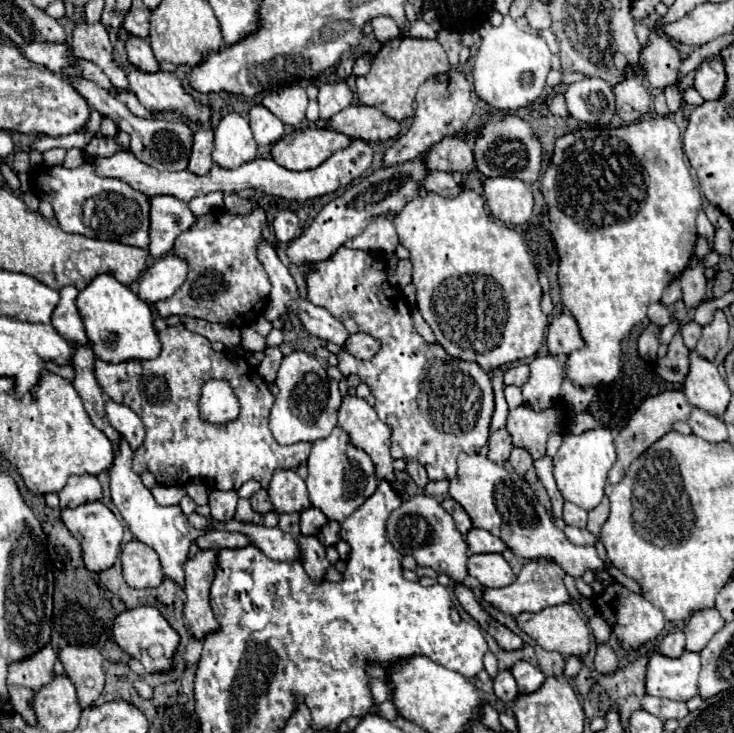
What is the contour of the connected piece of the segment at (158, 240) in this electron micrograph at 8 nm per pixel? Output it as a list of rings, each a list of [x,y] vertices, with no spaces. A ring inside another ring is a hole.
[[[156,195],[150,199],[150,255],[164,257],[172,251],[180,233],[196,223],[188,203],[172,199],[170,195]]]

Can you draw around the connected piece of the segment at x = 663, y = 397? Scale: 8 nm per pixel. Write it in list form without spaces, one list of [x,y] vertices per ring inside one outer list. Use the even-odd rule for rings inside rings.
[[[664,391],[656,397],[648,397],[632,415],[632,419],[628,419],[628,423],[616,433],[614,437],[614,445],[616,445],[616,463],[612,465],[610,473],[608,473],[608,481],[610,483],[618,483],[624,479],[626,469],[630,467],[630,463],[642,455],[654,441],[658,441],[664,433],[668,433],[674,425],[674,421],[686,421],[690,415],[690,403],[686,401],[682,391]]]

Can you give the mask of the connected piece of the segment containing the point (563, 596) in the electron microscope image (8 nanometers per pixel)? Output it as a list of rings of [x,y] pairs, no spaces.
[[[538,559],[538,561],[528,561],[522,571],[518,573],[516,581],[508,587],[502,589],[484,589],[482,599],[490,605],[494,605],[496,609],[500,609],[504,615],[510,617],[518,617],[520,613],[528,611],[528,613],[536,613],[544,607],[550,605],[560,605],[560,603],[570,603],[568,591],[564,587],[564,571],[558,563],[550,561],[550,559]]]

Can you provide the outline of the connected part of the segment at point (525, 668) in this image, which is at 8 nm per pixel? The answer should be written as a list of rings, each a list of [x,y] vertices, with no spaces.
[[[518,661],[510,671],[516,677],[520,693],[534,693],[546,679],[546,675],[540,671],[540,667],[534,667],[526,661]]]

